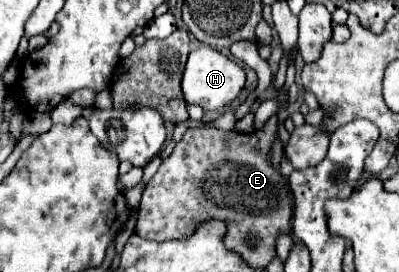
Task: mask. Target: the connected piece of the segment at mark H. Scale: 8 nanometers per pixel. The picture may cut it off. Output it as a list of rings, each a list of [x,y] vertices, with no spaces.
[[[200,45],[188,55],[188,63],[182,75],[182,91],[188,103],[196,103],[202,109],[220,109],[222,105],[238,97],[238,93],[244,87],[244,81],[246,81],[244,69],[236,61],[228,59],[226,55],[222,55],[212,47]]]

